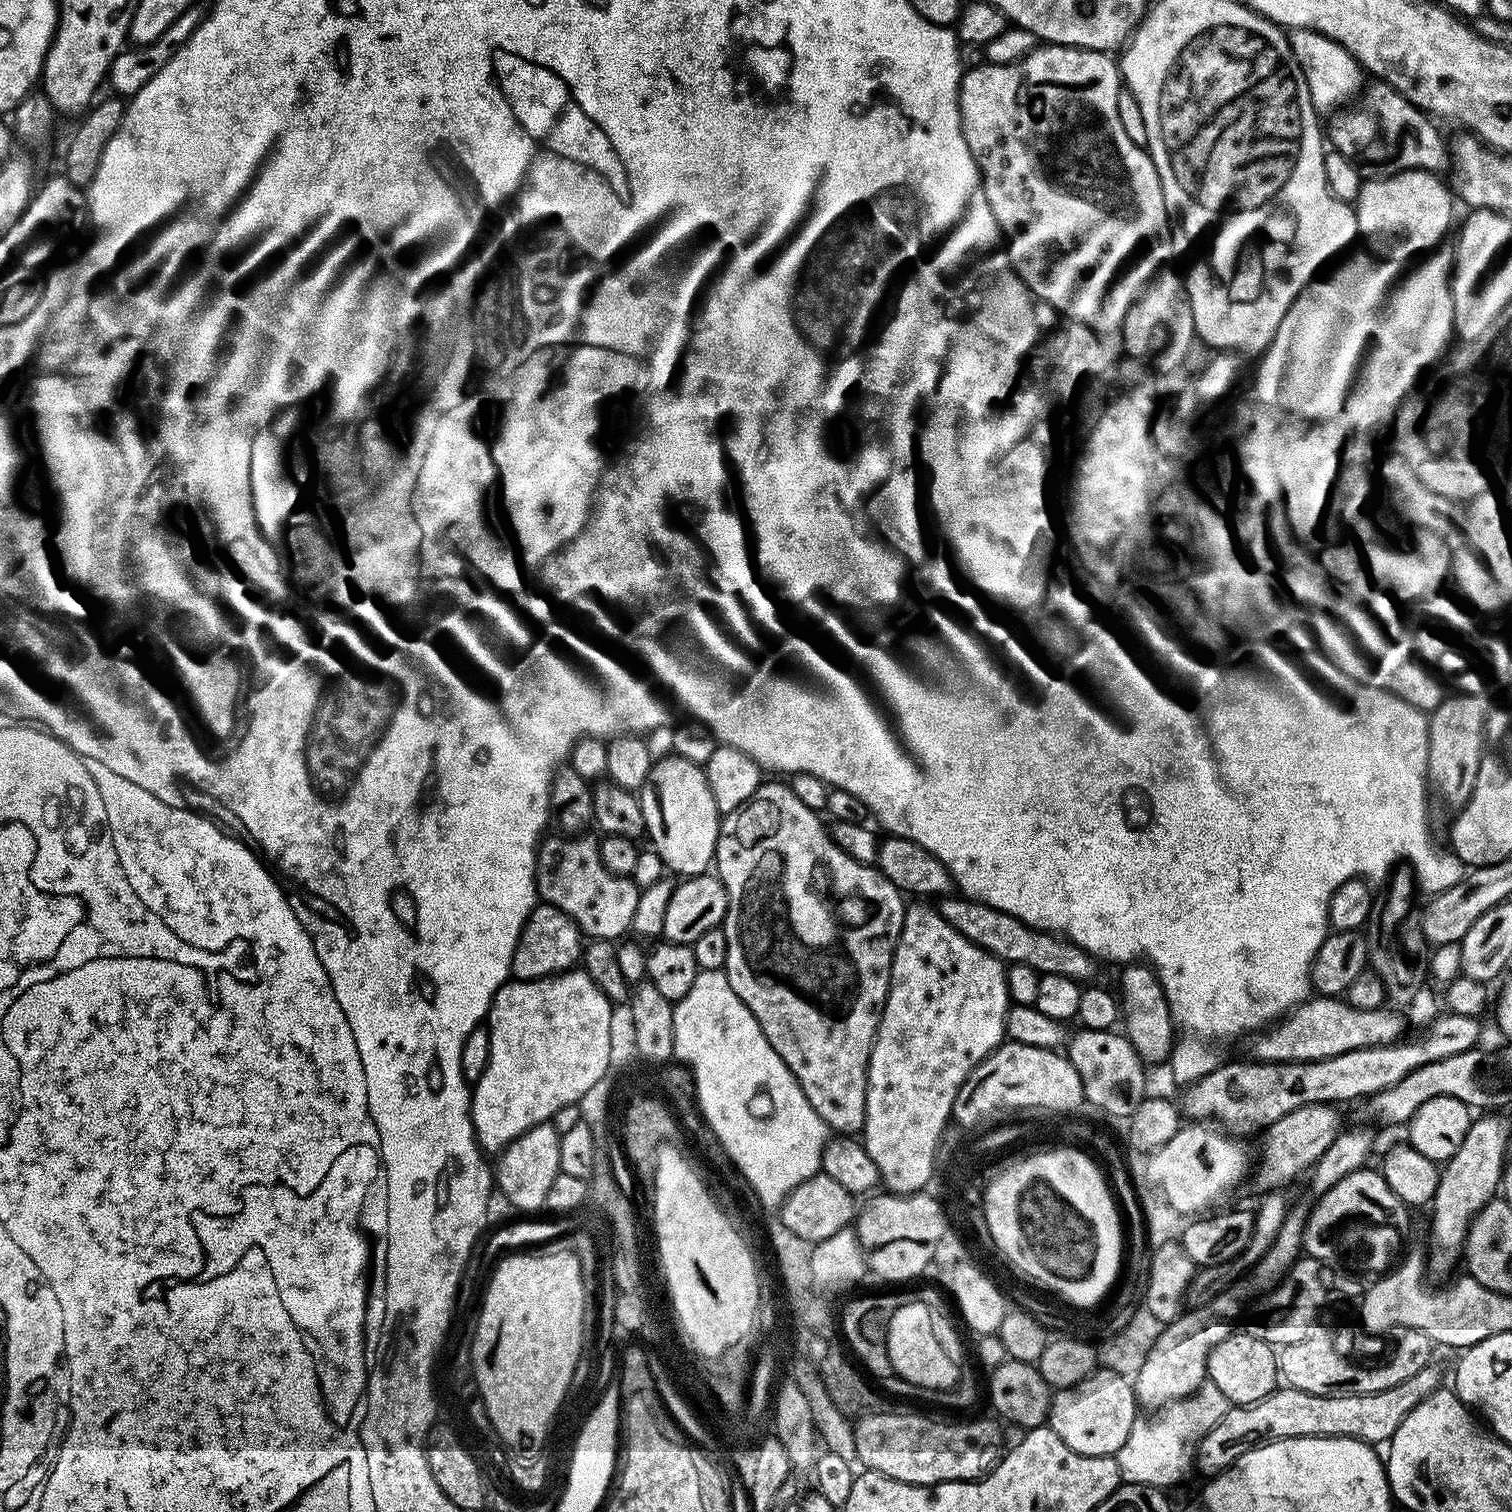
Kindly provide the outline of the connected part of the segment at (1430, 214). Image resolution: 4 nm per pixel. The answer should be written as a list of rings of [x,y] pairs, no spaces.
[[[1421,168],[1393,171],[1393,176],[1365,179],[1354,201],[1356,231],[1361,241],[1368,243],[1367,251],[1379,259],[1393,262],[1415,261],[1445,243],[1444,235],[1452,224],[1453,193],[1435,172]]]

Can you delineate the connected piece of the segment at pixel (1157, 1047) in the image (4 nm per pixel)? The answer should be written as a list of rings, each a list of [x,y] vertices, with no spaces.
[[[1129,962],[1119,969],[1118,999],[1122,1005],[1122,1032],[1145,1065],[1165,1063],[1174,1047],[1174,1021],[1158,974],[1147,963]]]

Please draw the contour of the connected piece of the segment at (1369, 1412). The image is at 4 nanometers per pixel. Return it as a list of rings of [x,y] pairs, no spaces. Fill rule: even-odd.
[[[1432,1362],[1418,1370],[1418,1374],[1406,1378],[1406,1382],[1390,1386],[1390,1390],[1378,1390],[1375,1394],[1323,1396],[1306,1394],[1306,1390],[1287,1386],[1277,1387],[1276,1391],[1256,1404],[1229,1407],[1222,1422],[1218,1422],[1218,1426],[1214,1426],[1214,1430],[1210,1430],[1206,1438],[1198,1442],[1195,1471],[1201,1472],[1204,1478],[1218,1476],[1235,1460],[1242,1458],[1242,1454],[1268,1443],[1269,1440],[1303,1436],[1341,1436],[1361,1440],[1373,1446],[1380,1446],[1380,1443],[1383,1445],[1391,1441],[1398,1426],[1402,1426],[1402,1418],[1406,1418],[1406,1414],[1414,1410],[1417,1402],[1424,1400],[1440,1387],[1440,1372]]]

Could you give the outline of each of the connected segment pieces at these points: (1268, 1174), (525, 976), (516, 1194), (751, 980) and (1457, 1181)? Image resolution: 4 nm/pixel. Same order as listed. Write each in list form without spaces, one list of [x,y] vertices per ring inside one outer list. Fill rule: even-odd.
[[[1311,1104],[1298,1110],[1290,1110],[1278,1122],[1269,1124],[1264,1136],[1264,1153],[1260,1156],[1260,1169],[1256,1172],[1256,1184],[1261,1193],[1283,1189],[1295,1176],[1309,1171],[1326,1154],[1326,1146],[1342,1131],[1340,1116],[1331,1104]]]
[[[540,902],[532,909],[522,926],[518,946],[514,950],[511,975],[518,980],[541,980],[560,972],[571,972],[582,960],[582,933],[569,916],[554,906]]]
[[[545,1122],[526,1130],[516,1140],[511,1140],[507,1148],[499,1153],[500,1161],[494,1164],[494,1184],[500,1192],[516,1208],[524,1212],[541,1211],[546,1202],[546,1193],[550,1185],[560,1173],[558,1162],[558,1146],[560,1133],[550,1122]]]
[[[761,783],[754,794],[742,806],[727,813],[720,821],[720,833],[716,843],[715,875],[720,877],[722,886],[726,886],[728,909],[722,925],[726,934],[726,962],[722,971],[728,976],[730,986],[734,986],[734,994],[746,1002],[750,1014],[758,1018],[758,1026],[762,1026],[762,1034],[766,1034],[766,1042],[774,1046],[778,1058],[786,1062],[786,1066],[794,1074],[798,1086],[802,1086],[802,1094],[806,1094],[806,1102],[814,1106],[818,1118],[828,1125],[836,1134],[860,1134],[864,1130],[866,1118],[866,1090],[868,1089],[868,1059],[872,1053],[872,1044],[876,1040],[876,1031],[880,1025],[880,1013],[884,1011],[884,1003],[888,997],[892,959],[896,953],[896,943],[902,934],[902,922],[906,907],[905,897],[900,889],[883,876],[880,869],[858,862],[836,845],[831,831],[820,821],[821,817],[810,806],[805,806],[792,792],[787,783]]]
[[[1484,1114],[1481,1118],[1473,1119],[1471,1126],[1466,1130],[1466,1138],[1462,1138],[1462,1146],[1443,1165],[1438,1190],[1434,1194],[1430,1211],[1432,1211],[1432,1249],[1426,1252],[1426,1268],[1429,1273],[1436,1276],[1444,1276],[1452,1267],[1455,1266],[1456,1260],[1461,1259],[1464,1243],[1468,1237],[1468,1225],[1477,1212],[1493,1200],[1497,1195],[1498,1189],[1502,1184],[1504,1166],[1506,1157],[1504,1154],[1508,1148],[1508,1124],[1503,1120],[1500,1114]]]

